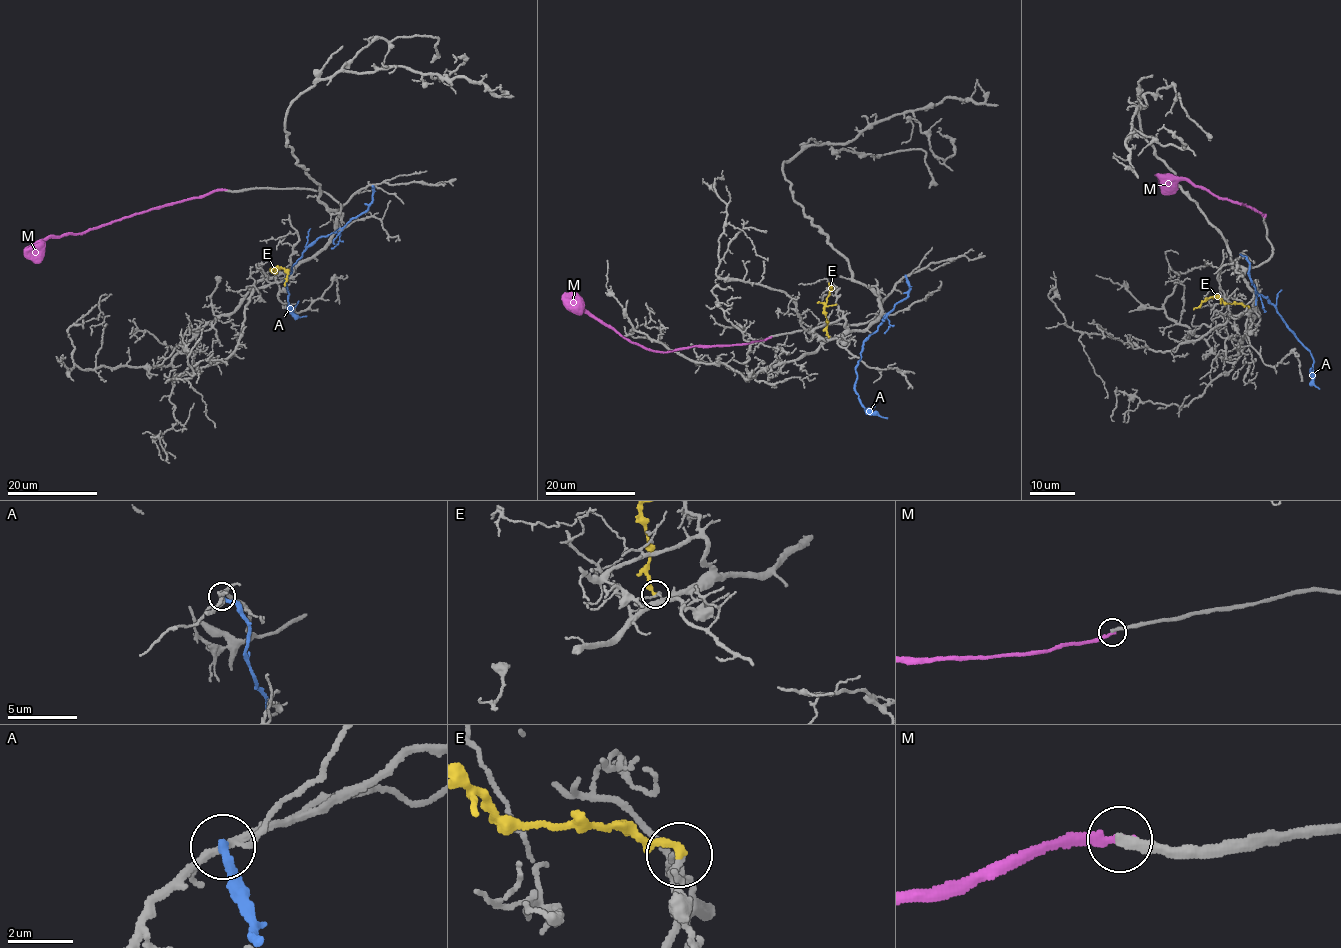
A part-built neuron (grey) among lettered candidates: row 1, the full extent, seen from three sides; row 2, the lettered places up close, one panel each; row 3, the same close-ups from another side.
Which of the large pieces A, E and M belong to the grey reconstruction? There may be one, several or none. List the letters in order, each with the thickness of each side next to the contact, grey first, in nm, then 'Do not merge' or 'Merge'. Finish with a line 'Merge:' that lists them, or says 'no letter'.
A: Thickness 190 nm (grey) against 280 nm. Do not merge
E: Thickness 120 nm (grey) against 280 nm. Do not merge
M: Thickness 280 nm (grey) against 240 nm. Do not merge
Merge: no letter

